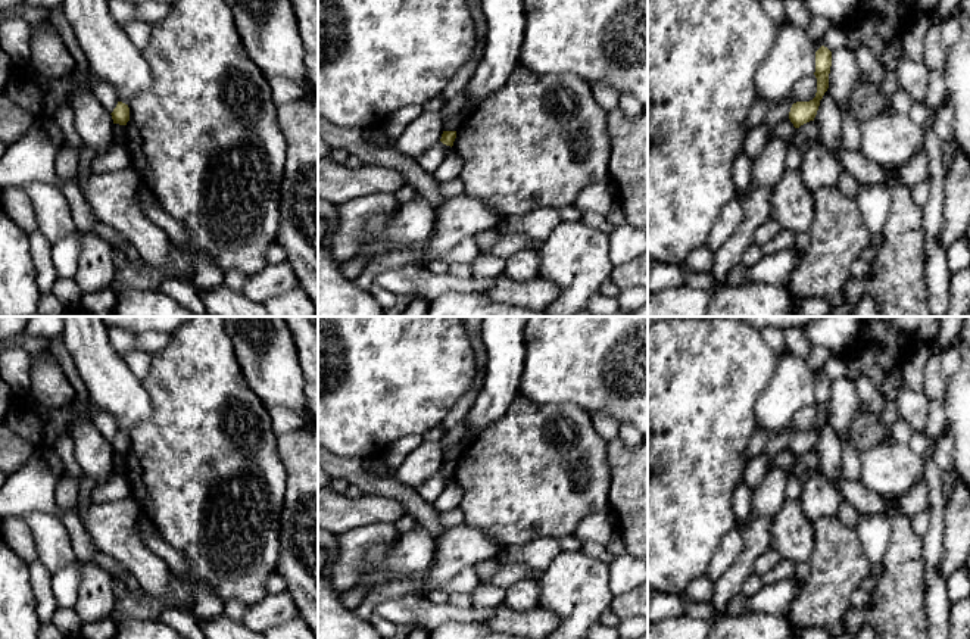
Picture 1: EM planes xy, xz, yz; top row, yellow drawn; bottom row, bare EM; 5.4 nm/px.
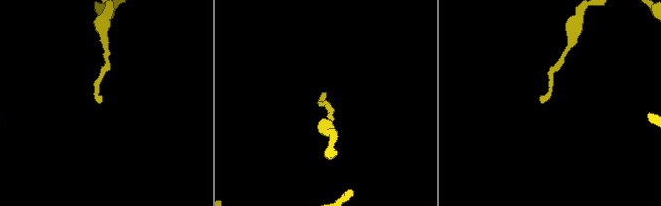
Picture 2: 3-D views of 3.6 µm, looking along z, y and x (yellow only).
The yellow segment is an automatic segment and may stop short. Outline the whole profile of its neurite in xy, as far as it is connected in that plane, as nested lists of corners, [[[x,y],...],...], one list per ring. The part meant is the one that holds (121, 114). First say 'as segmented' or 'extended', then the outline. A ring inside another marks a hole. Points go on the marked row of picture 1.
as segmented | [[[118,102],[116,107],[110,115],[112,115],[113,124],[127,125],[127,122],[130,121],[130,107],[128,105]]]

